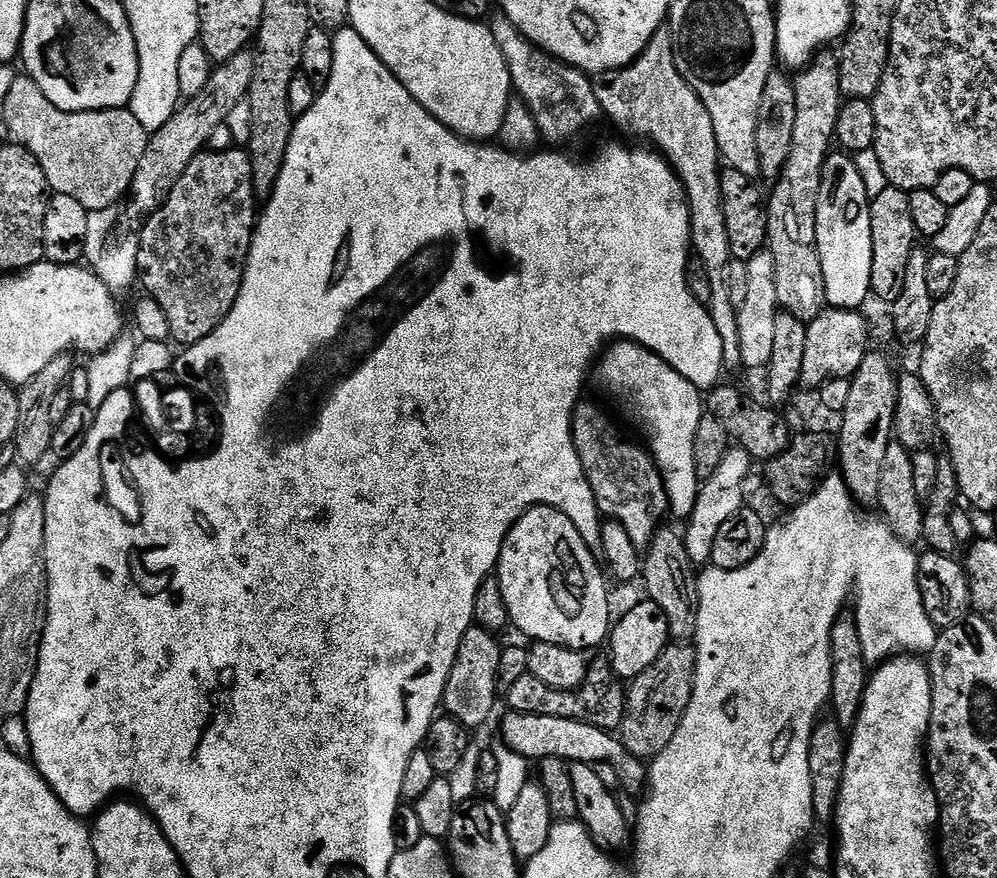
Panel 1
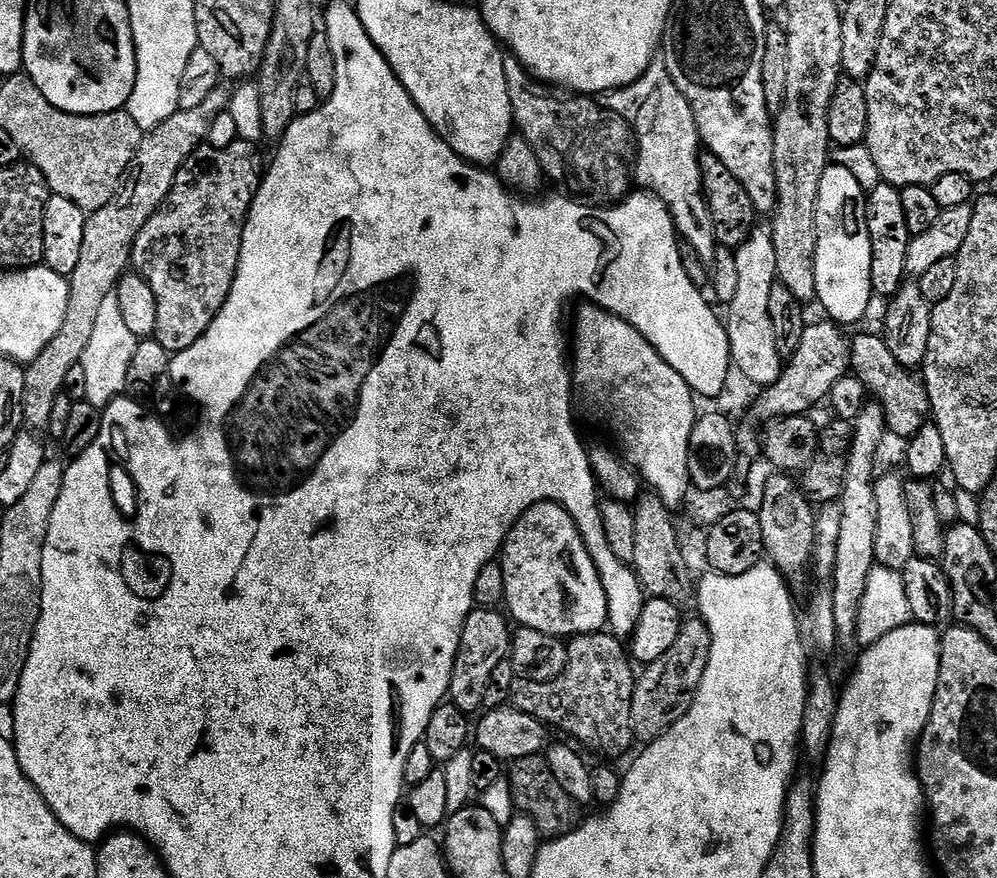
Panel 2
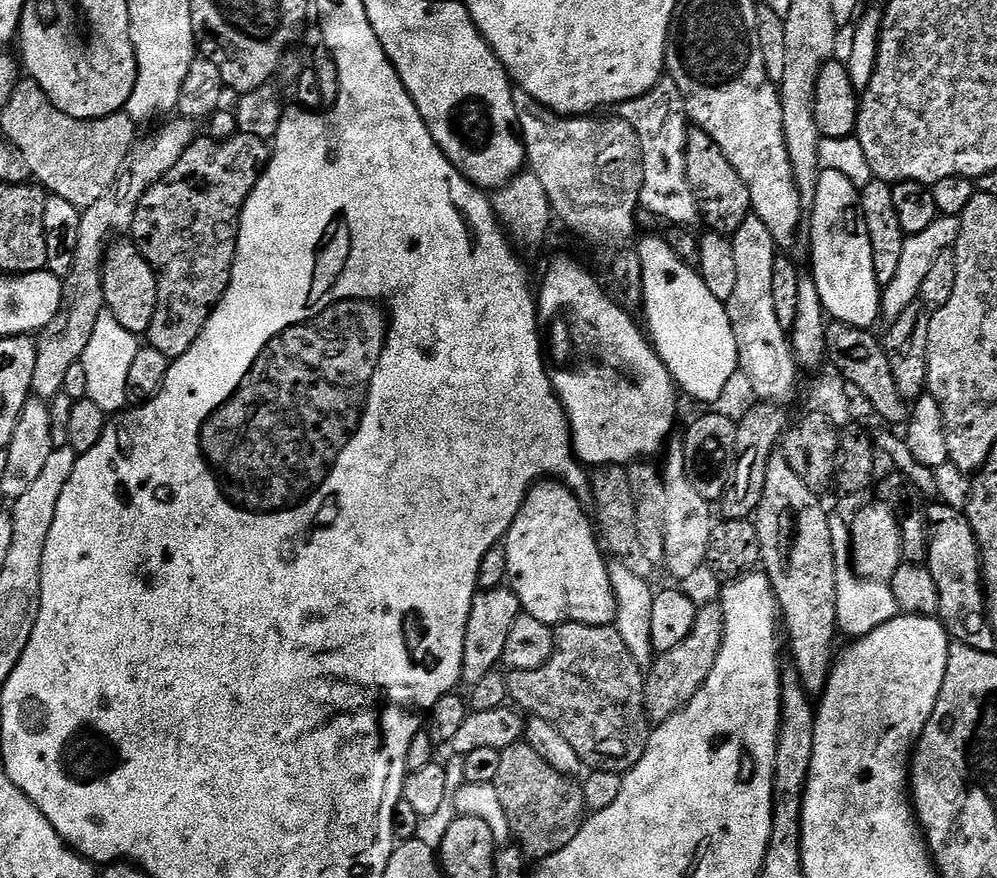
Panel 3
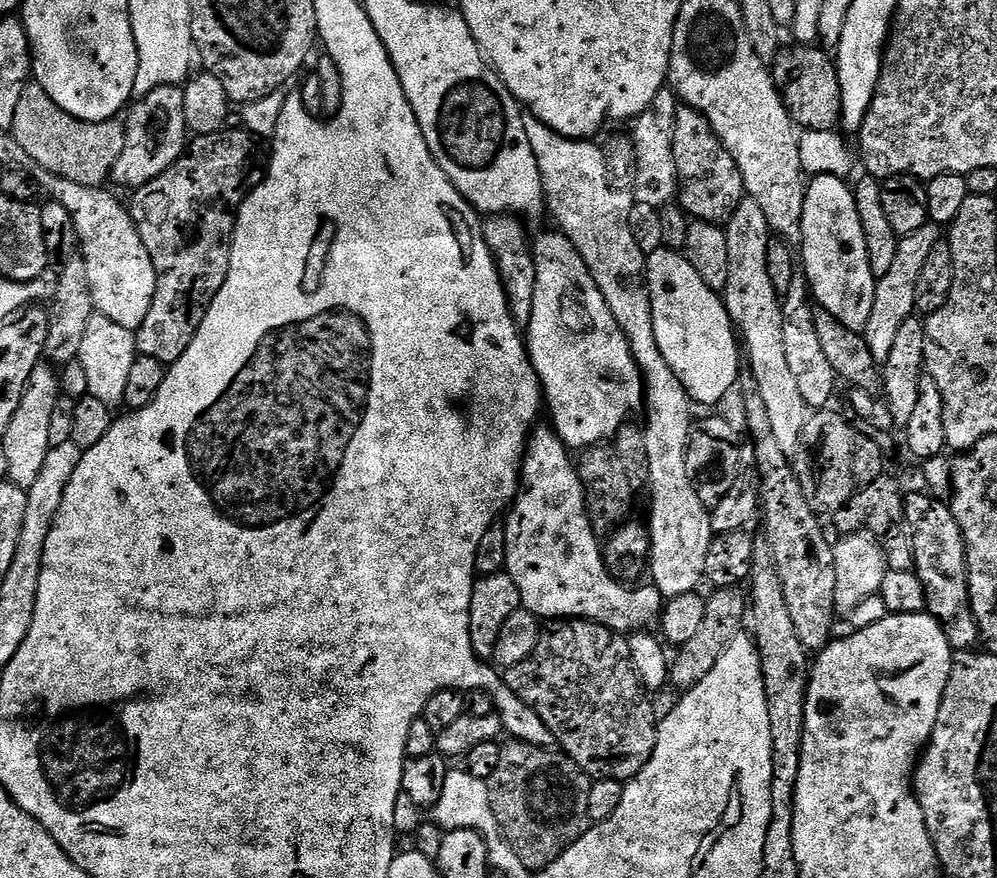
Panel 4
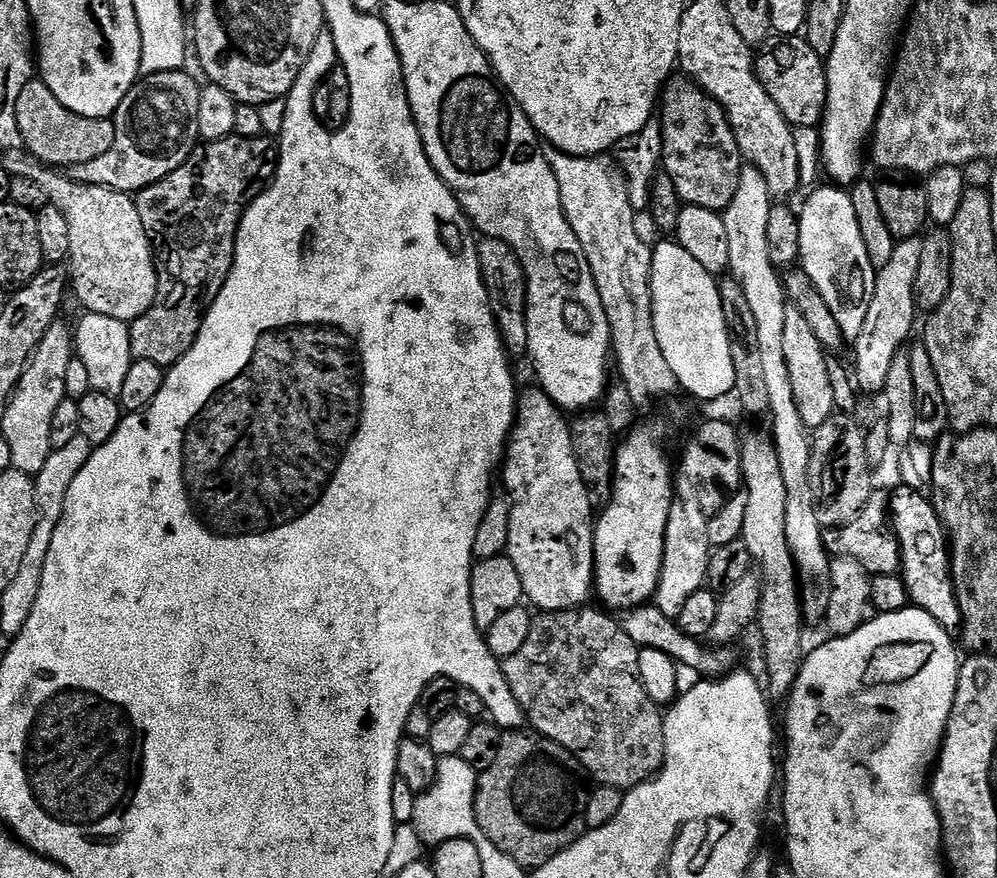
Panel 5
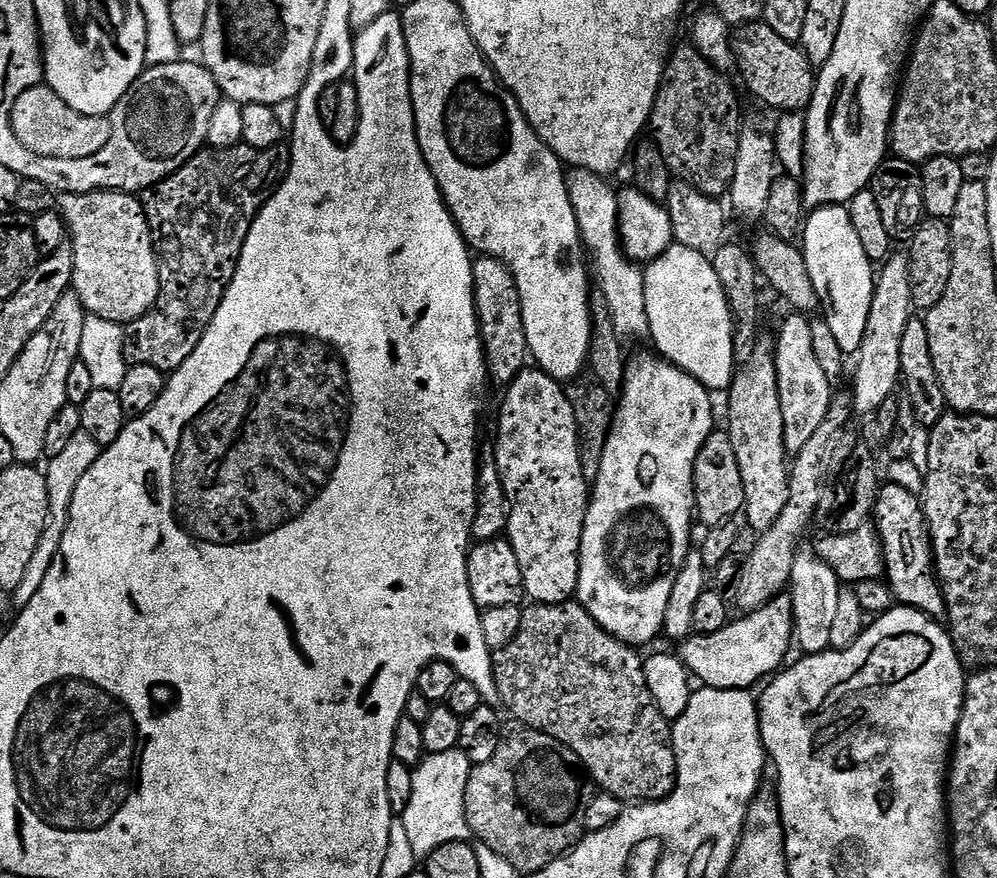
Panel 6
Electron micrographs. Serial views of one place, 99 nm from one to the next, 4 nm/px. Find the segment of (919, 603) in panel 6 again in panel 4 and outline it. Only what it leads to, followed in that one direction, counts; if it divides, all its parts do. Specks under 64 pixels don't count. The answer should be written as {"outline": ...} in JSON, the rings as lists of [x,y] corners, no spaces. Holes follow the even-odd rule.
{"outline":[[[921,490],[905,499],[904,512],[908,515],[908,526],[912,529],[914,570],[922,586],[926,586],[927,615],[933,616],[940,623],[949,646],[956,652],[975,649],[980,644],[980,631],[970,606],[966,546],[951,507]]]}

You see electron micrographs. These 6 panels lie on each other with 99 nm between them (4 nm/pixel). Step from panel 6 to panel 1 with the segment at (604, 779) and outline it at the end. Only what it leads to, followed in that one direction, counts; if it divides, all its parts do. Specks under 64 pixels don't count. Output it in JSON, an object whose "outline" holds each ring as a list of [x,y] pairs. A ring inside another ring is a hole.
{"outline":[[[601,658],[596,665],[593,663],[589,667],[583,684],[574,692],[559,692],[538,682],[538,678],[527,675],[518,678],[518,682],[514,682],[514,686],[510,686],[506,700],[508,700],[507,707],[513,712],[538,714],[550,718],[574,718],[575,720],[585,720],[587,724],[593,724],[599,728],[616,730],[624,720],[626,692],[616,673],[613,672],[611,663],[607,659]]]}

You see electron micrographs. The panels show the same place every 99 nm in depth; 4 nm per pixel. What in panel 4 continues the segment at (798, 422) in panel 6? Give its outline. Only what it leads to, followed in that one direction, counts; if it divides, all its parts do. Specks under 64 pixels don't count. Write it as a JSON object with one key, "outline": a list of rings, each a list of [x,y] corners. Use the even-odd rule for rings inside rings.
{"outline":[[[798,274],[794,282],[790,282],[790,290],[782,293],[782,311],[784,313],[784,325],[782,326],[782,342],[786,349],[786,362],[798,378],[798,391],[802,398],[806,398],[809,409],[824,410],[829,407],[832,395],[836,392],[838,377],[834,366],[826,359],[826,353],[818,339],[818,329],[814,326],[816,308],[813,297],[810,295],[808,277]]]}

